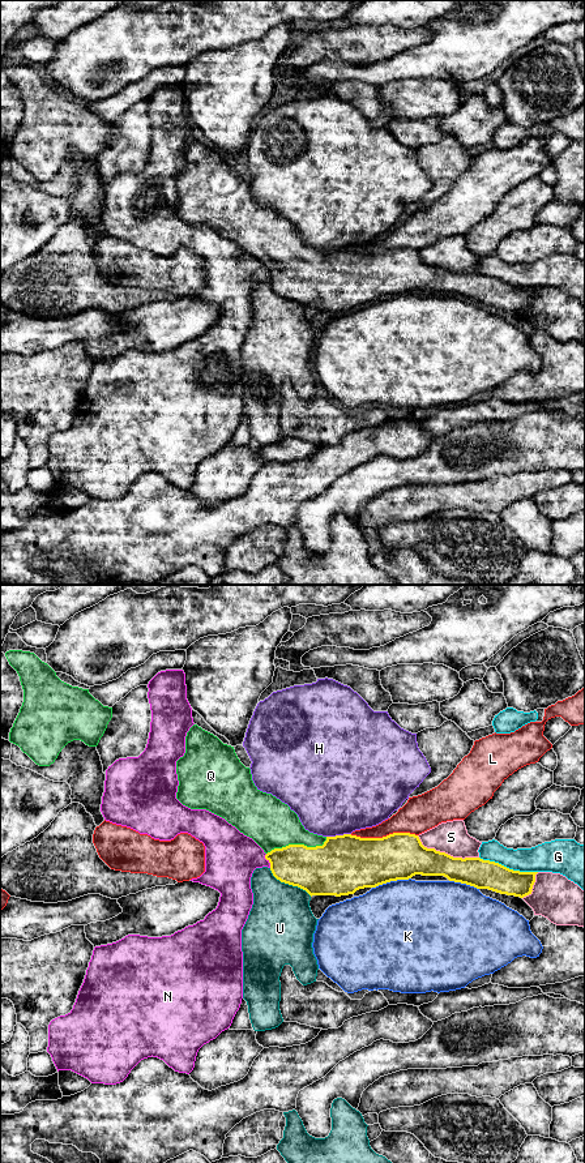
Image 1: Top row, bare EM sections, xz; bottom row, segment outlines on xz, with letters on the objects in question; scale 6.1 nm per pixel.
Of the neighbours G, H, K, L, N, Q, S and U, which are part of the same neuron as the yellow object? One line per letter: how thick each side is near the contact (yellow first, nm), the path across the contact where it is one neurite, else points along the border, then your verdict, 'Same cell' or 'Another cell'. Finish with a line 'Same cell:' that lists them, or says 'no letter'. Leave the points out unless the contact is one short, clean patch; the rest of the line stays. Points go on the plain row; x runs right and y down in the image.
G: Thickness 180 nm (yellow) against 180 nm. Another cell
H: Thickness 360 nm (yellow) against 500 nm. Boundary: xz (350, 248), (327, 252). Another cell
K: Thickness 320 nm (yellow) against 480 nm. Another cell
L: Thickness 320 nm (yellow) against 220 nm. Another cell
N: Thickness 260 nm (yellow) against 320 nm. Boundary: xz (265, 269), (270, 282). Another cell
Q: Thickness 320 nm (yellow) against 300 nm. Same cell
S: Thickness 240 nm (yellow) against 200 nm. Another cell
U: Thickness 320 nm (yellow) against 400 nm. Boundary: xz (269, 283), (281, 296), (297, 300), (311, 311). Another cell
Same cell: Q

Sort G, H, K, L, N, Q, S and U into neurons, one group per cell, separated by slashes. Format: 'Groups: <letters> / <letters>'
Groups: G / H / K / L / N / Q / S / U

